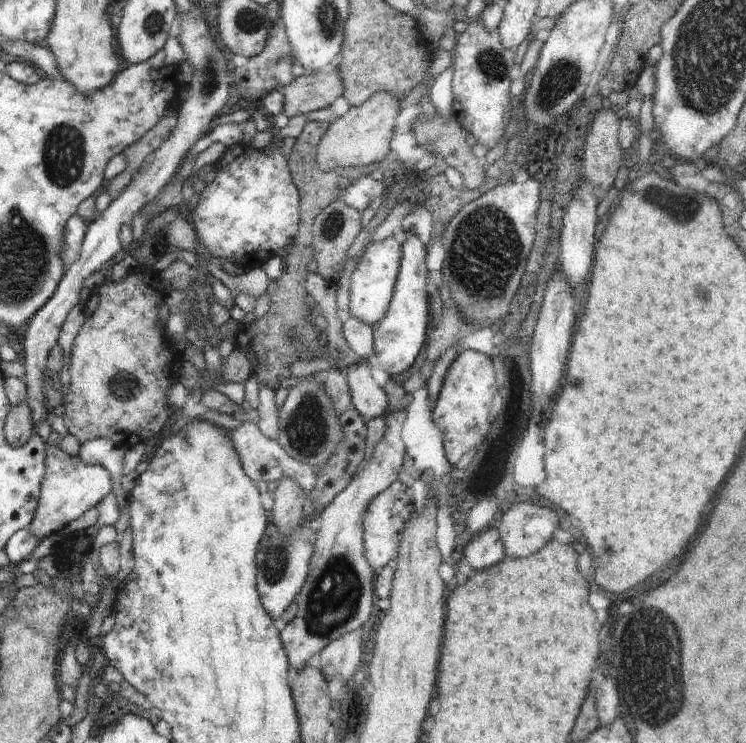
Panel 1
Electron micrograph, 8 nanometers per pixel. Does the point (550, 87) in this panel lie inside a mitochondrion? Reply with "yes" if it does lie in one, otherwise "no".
yes

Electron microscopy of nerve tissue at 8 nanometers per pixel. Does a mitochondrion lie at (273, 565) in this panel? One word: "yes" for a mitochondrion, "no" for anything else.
yes

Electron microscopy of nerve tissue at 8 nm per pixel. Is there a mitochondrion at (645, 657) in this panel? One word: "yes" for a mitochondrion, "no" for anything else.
yes

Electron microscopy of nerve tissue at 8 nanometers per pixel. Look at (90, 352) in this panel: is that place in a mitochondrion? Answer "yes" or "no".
no

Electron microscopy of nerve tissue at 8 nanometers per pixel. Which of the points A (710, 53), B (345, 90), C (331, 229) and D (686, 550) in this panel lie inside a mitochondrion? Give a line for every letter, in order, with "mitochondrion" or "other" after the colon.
A: mitochondrion
B: other
C: mitochondrion
D: other

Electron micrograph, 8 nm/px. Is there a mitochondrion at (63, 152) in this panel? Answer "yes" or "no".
yes

